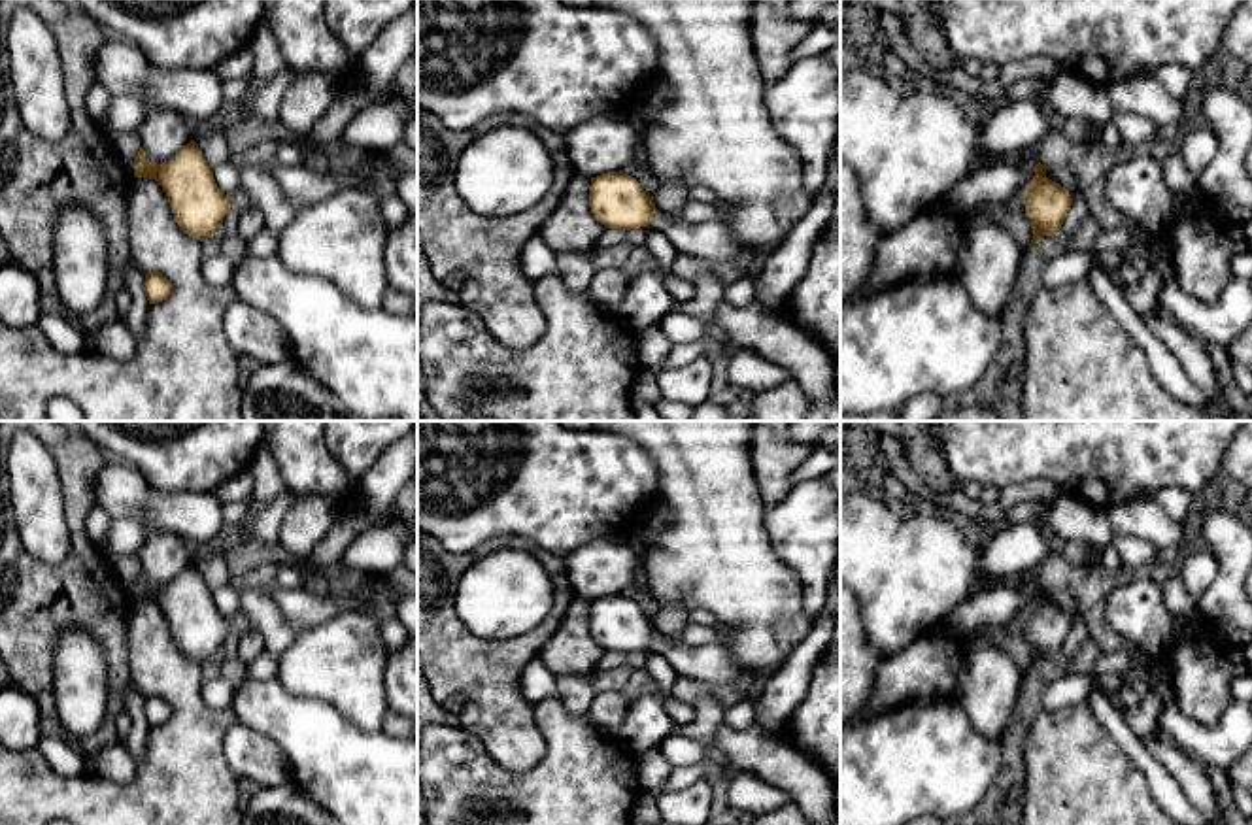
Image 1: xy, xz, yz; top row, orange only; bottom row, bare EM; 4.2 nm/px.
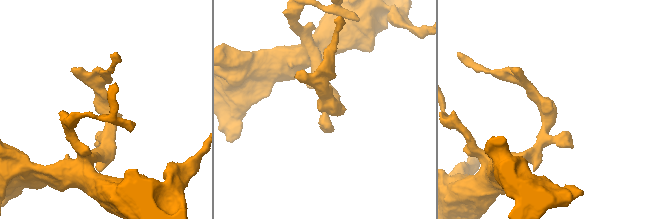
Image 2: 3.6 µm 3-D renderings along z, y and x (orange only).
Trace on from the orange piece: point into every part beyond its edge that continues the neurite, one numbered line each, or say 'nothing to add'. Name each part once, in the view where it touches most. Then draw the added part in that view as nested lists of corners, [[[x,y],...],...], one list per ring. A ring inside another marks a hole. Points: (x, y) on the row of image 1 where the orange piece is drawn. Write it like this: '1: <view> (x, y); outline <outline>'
1: xz (712, 238); outline [[[655,210],[648,228],[663,232],[680,253],[719,262],[735,262],[752,272],[757,268],[757,257],[750,247],[736,244],[733,230],[719,215],[704,223],[687,223]]]

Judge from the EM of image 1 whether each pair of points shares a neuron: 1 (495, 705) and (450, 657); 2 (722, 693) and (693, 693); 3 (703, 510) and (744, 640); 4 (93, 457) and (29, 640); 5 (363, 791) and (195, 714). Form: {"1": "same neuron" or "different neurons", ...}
{"1": "same neuron", "2": "same neuron", "3": "same neuron", "4": "same neuron", "5": "different neurons"}

